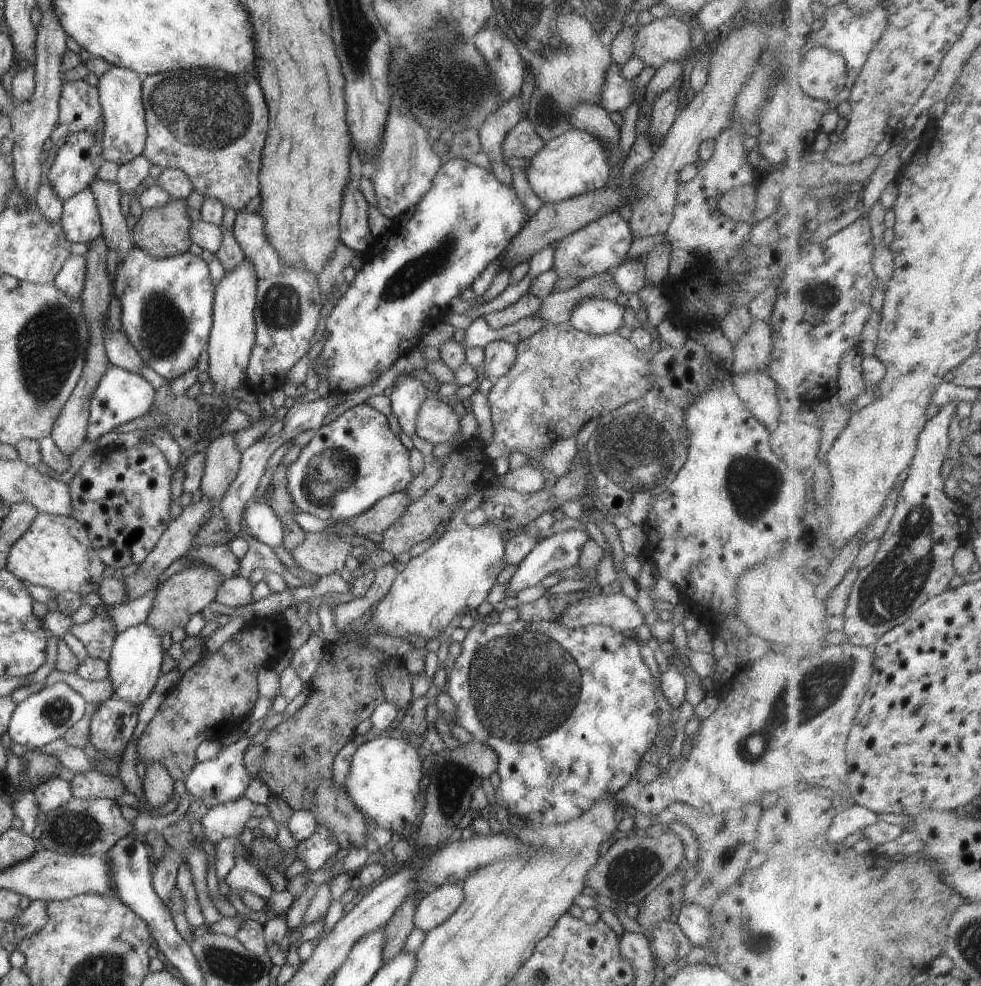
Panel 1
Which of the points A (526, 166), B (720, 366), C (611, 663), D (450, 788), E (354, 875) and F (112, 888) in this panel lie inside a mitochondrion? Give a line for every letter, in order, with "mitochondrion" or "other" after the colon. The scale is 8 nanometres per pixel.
A: other
B: other
C: other
D: mitochondrion
E: other
F: other

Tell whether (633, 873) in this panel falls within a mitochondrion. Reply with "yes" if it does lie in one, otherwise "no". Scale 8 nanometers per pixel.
yes

